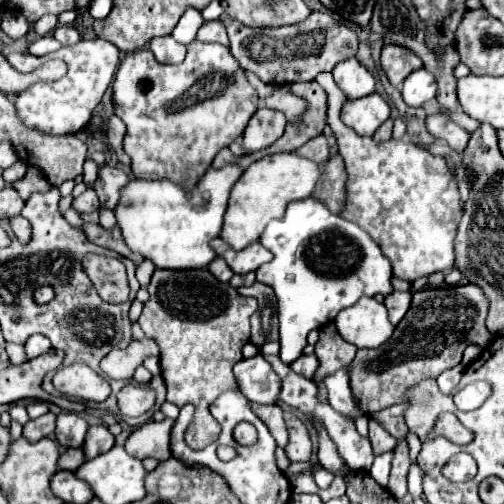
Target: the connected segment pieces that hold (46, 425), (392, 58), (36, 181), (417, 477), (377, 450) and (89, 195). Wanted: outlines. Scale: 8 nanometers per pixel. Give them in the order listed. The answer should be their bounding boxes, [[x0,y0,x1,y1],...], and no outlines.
[[22,412,56,442],[380,44,422,88],[12,166,52,200],[408,462,424,498],[368,420,396,456],[72,188,100,214]]

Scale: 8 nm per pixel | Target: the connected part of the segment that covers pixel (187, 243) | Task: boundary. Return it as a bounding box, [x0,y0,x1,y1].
[112,164,242,268]

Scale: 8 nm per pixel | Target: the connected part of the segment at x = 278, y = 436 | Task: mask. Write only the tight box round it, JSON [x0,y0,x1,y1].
[250,402,288,448]

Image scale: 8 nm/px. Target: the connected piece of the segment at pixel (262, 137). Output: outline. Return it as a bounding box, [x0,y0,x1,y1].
[242,108,286,154]

